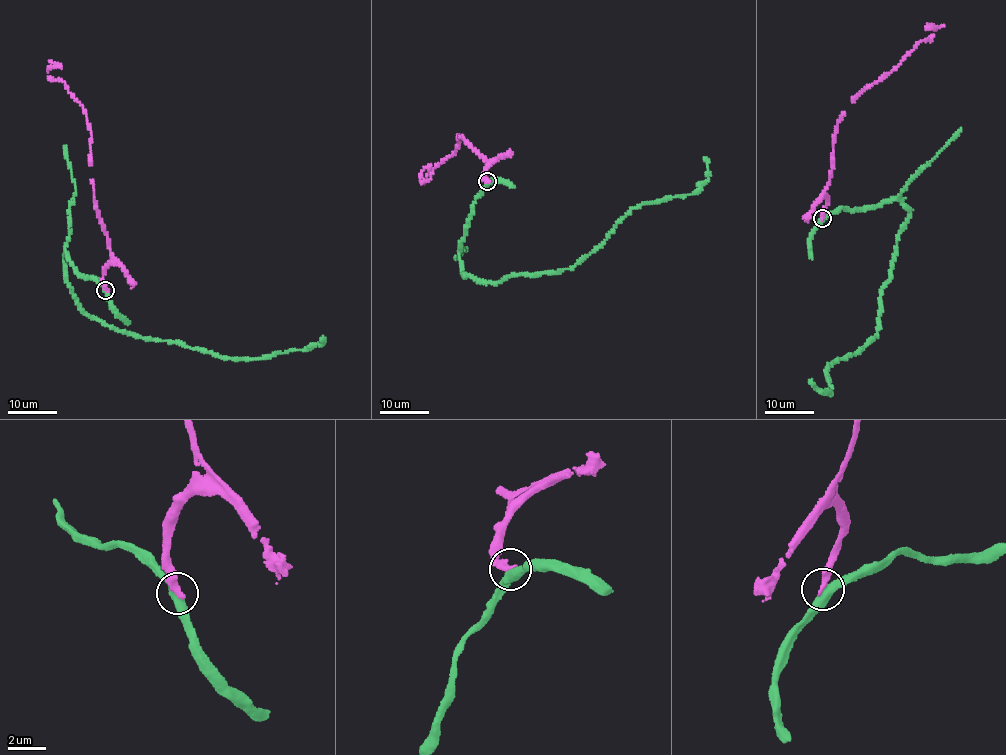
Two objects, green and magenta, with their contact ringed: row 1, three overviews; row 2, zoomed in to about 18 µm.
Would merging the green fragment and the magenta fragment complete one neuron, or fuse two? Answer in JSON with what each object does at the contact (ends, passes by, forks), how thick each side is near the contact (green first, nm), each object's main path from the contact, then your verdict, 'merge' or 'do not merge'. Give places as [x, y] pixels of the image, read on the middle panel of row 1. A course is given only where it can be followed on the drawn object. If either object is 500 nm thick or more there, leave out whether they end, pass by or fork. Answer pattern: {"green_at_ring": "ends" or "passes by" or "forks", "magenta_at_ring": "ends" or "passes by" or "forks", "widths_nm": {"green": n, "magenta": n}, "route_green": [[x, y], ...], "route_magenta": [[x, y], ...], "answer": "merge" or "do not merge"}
{"green_at_ring": "passes by", "magenta_at_ring": "ends", "widths_nm": {"green": 440, "magenta": 320}, "route_green": [[487, 181], [460, 253], [463, 276], [479, 283], [570, 269], [632, 209], [697, 193], [708, 179], [705, 158]], "route_magenta": [[487, 181], [485, 158], [462, 135], [454, 154], [420, 183], [424, 168], [428, 174], [421, 184]], "answer": "do not merge"}

